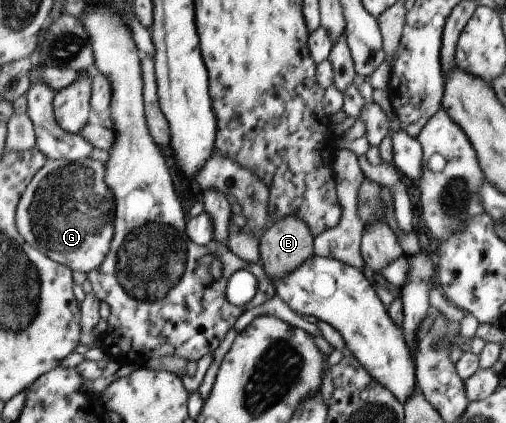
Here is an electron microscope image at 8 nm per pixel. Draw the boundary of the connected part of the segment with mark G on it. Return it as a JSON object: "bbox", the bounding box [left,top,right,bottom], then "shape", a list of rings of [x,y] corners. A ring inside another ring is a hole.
{"bbox":[16,157,116,273],"shape":[[[87,157],[69,161],[66,158],[48,159],[48,163],[29,183],[17,211],[16,223],[20,233],[35,248],[72,270],[90,273],[99,268],[107,258],[115,230],[116,196],[106,184],[106,163]]]}

